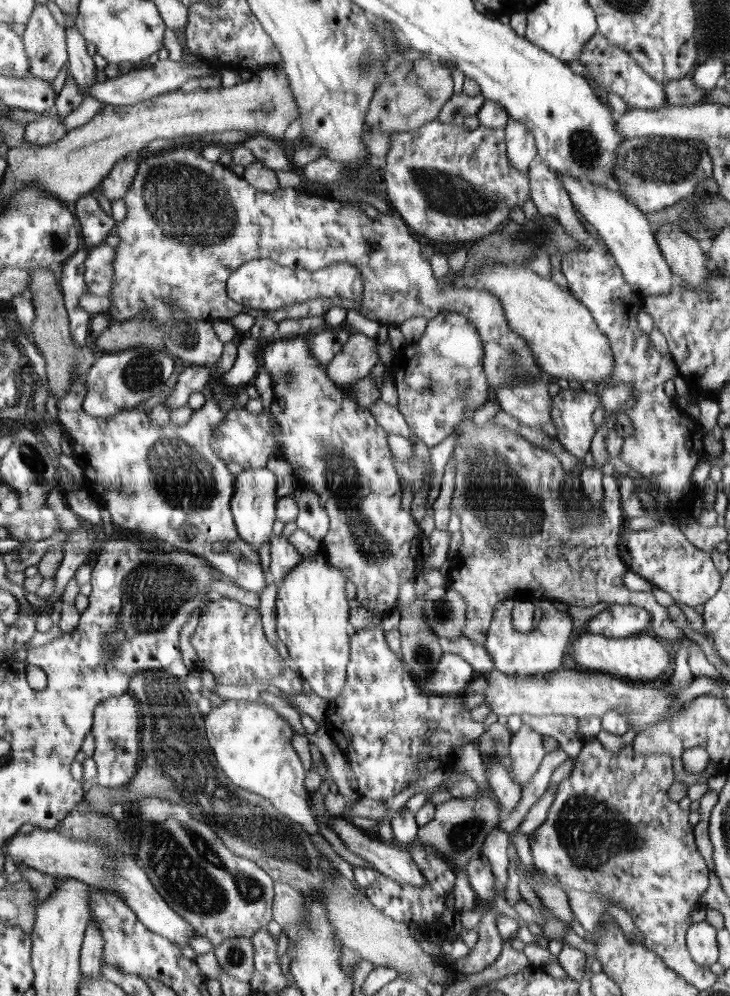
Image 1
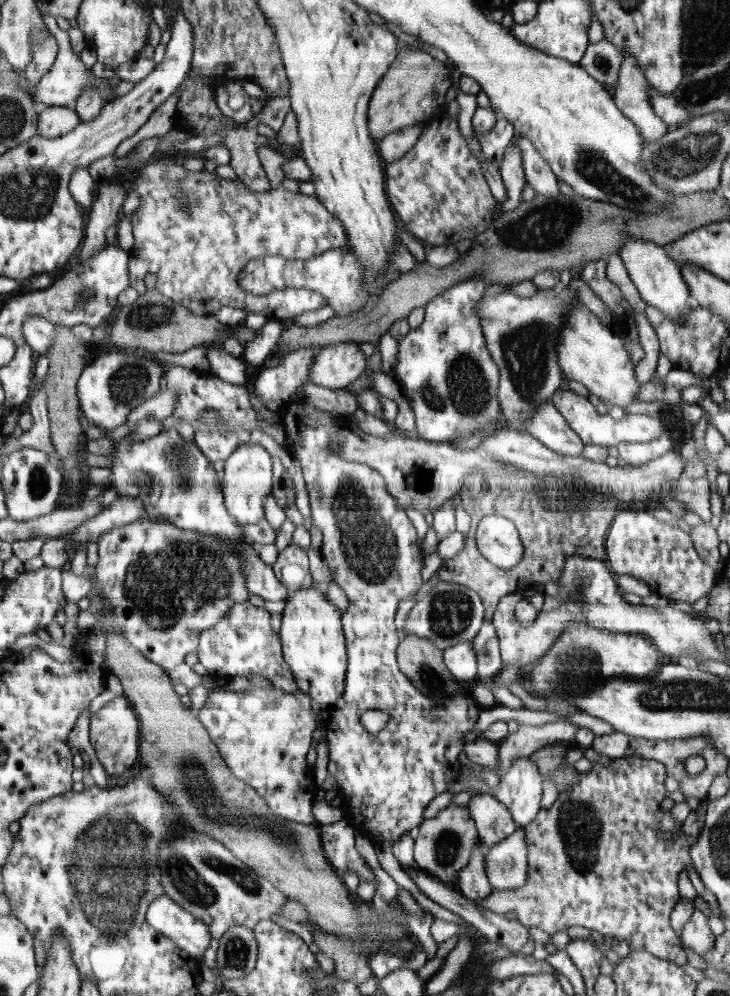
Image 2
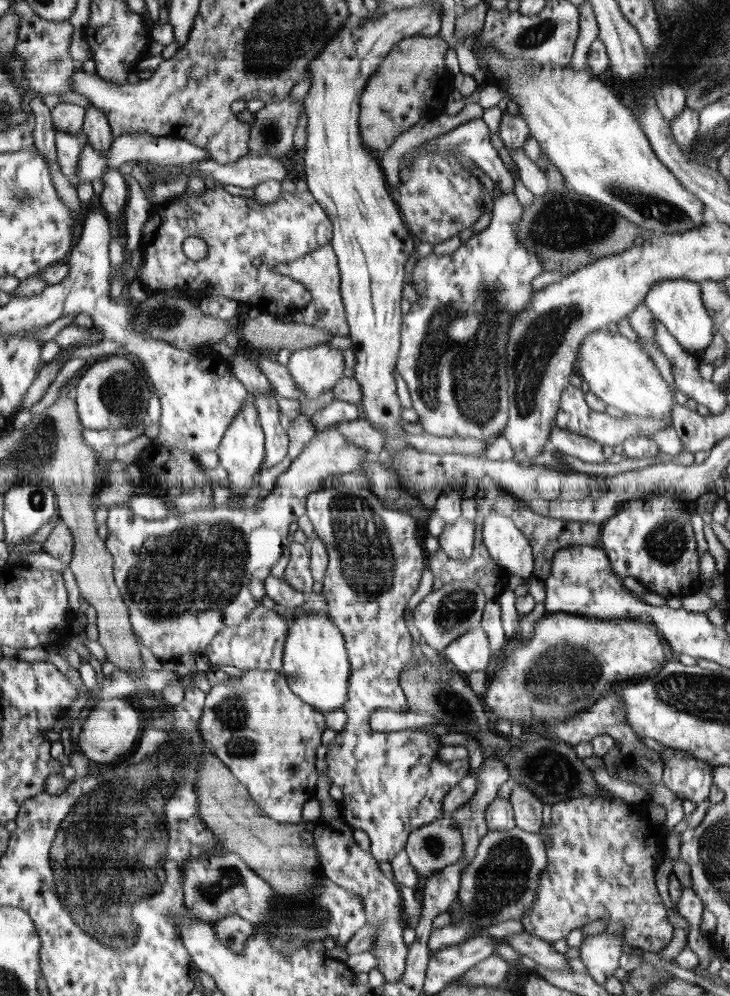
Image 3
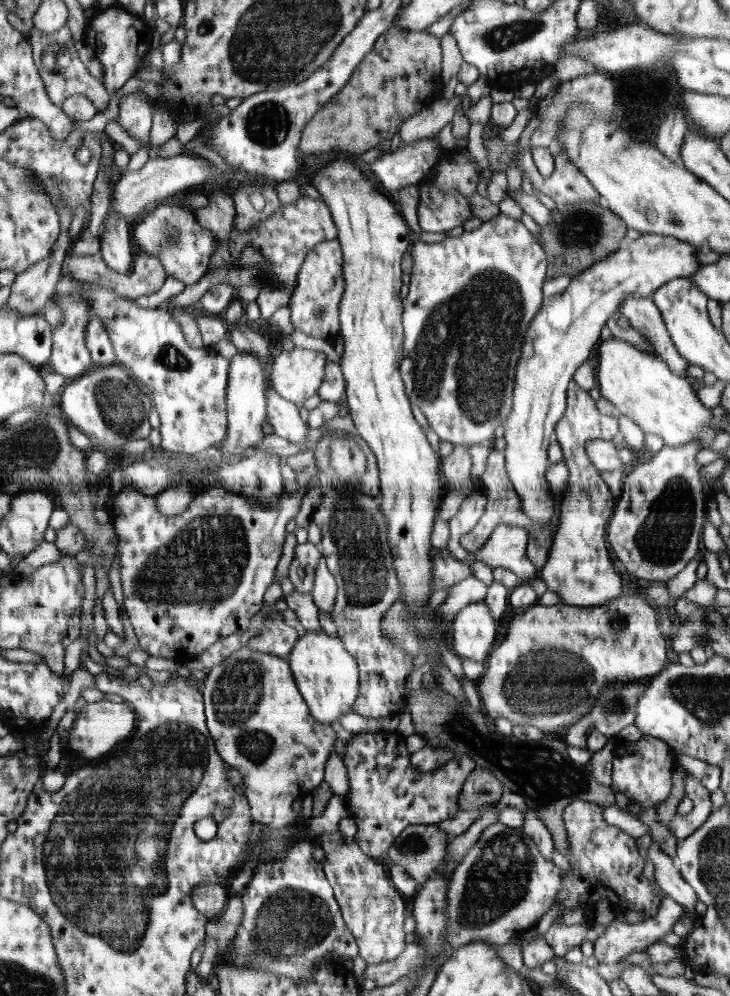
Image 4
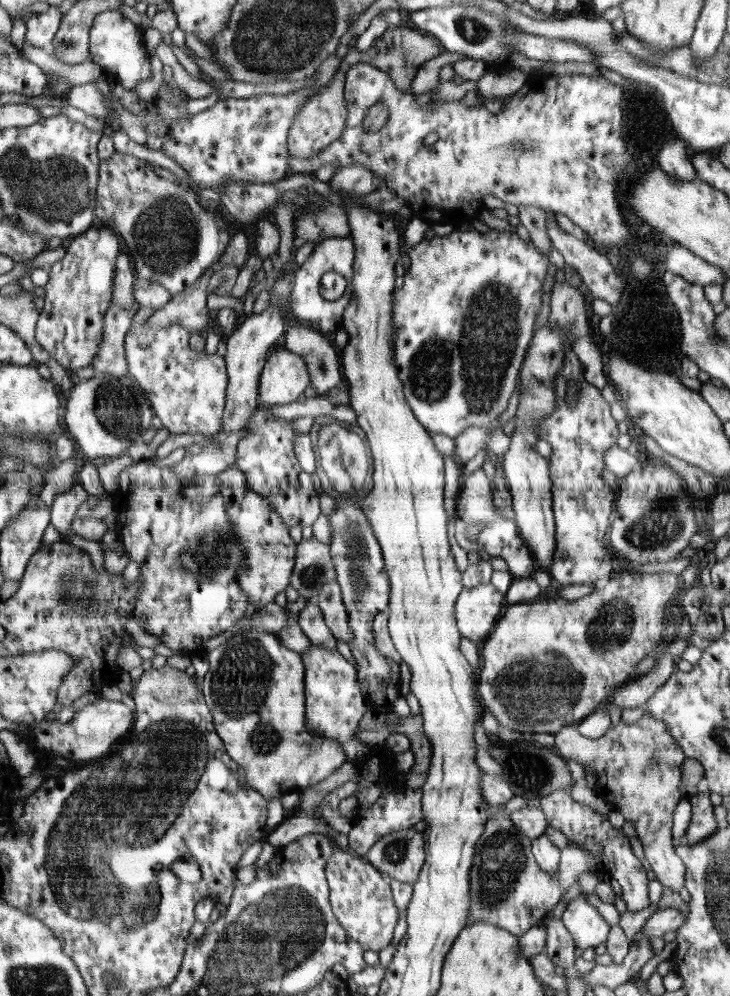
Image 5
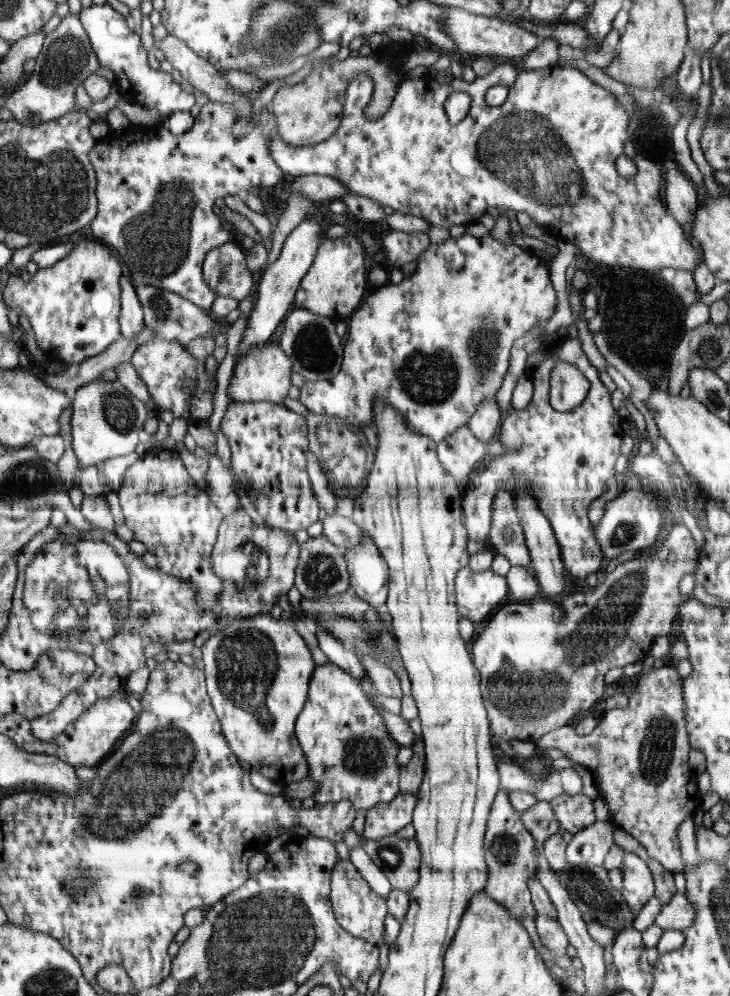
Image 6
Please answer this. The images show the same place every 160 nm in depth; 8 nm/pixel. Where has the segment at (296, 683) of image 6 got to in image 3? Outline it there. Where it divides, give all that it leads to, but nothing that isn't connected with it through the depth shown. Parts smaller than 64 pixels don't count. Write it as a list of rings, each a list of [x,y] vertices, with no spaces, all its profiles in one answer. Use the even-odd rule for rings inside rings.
[[[248,670],[238,678],[238,676],[231,676],[226,684],[220,684],[213,687],[205,696],[205,705],[203,706],[203,716],[198,724],[200,736],[203,738],[206,751],[216,755],[226,766],[235,773],[235,777],[239,779],[247,790],[250,791],[251,797],[255,799],[259,807],[274,821],[289,823],[291,826],[302,823],[303,806],[314,799],[314,790],[316,790],[316,780],[318,778],[317,768],[314,768],[314,760],[316,760],[316,750],[320,746],[320,736],[326,730],[324,724],[324,714],[316,710],[310,703],[306,703],[291,690],[290,684],[287,683],[287,678],[283,673],[270,672],[270,670]]]

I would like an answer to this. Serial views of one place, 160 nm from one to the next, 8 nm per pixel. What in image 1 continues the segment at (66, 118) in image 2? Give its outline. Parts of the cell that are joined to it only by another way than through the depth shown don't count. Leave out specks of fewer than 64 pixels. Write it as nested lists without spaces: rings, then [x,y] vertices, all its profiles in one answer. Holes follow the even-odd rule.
[[[42,114],[42,118],[28,123],[24,128],[24,140],[36,142],[40,146],[58,143],[66,136],[67,131],[64,124],[60,122],[58,114]]]

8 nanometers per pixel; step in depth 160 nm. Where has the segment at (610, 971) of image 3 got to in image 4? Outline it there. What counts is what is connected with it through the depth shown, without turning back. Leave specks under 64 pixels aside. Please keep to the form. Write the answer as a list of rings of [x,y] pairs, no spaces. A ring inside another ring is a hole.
[[[668,895],[661,897],[661,903],[657,913],[653,917],[644,918],[635,924],[628,922],[622,922],[616,917],[606,927],[605,933],[598,937],[598,940],[593,943],[594,956],[600,963],[604,964],[616,964],[622,962],[624,955],[632,954],[633,952],[642,952],[646,947],[654,944],[656,941],[660,941],[661,938],[666,937],[672,932],[674,924],[678,922],[678,919],[685,912],[685,908],[672,900]]]

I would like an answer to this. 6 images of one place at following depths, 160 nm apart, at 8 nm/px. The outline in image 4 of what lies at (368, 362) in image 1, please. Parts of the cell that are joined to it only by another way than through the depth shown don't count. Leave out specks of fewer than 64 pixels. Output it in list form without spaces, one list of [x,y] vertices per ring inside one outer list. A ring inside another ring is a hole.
[[[295,347],[273,356],[272,370],[267,373],[272,388],[294,404],[318,394],[326,378],[326,353]]]

